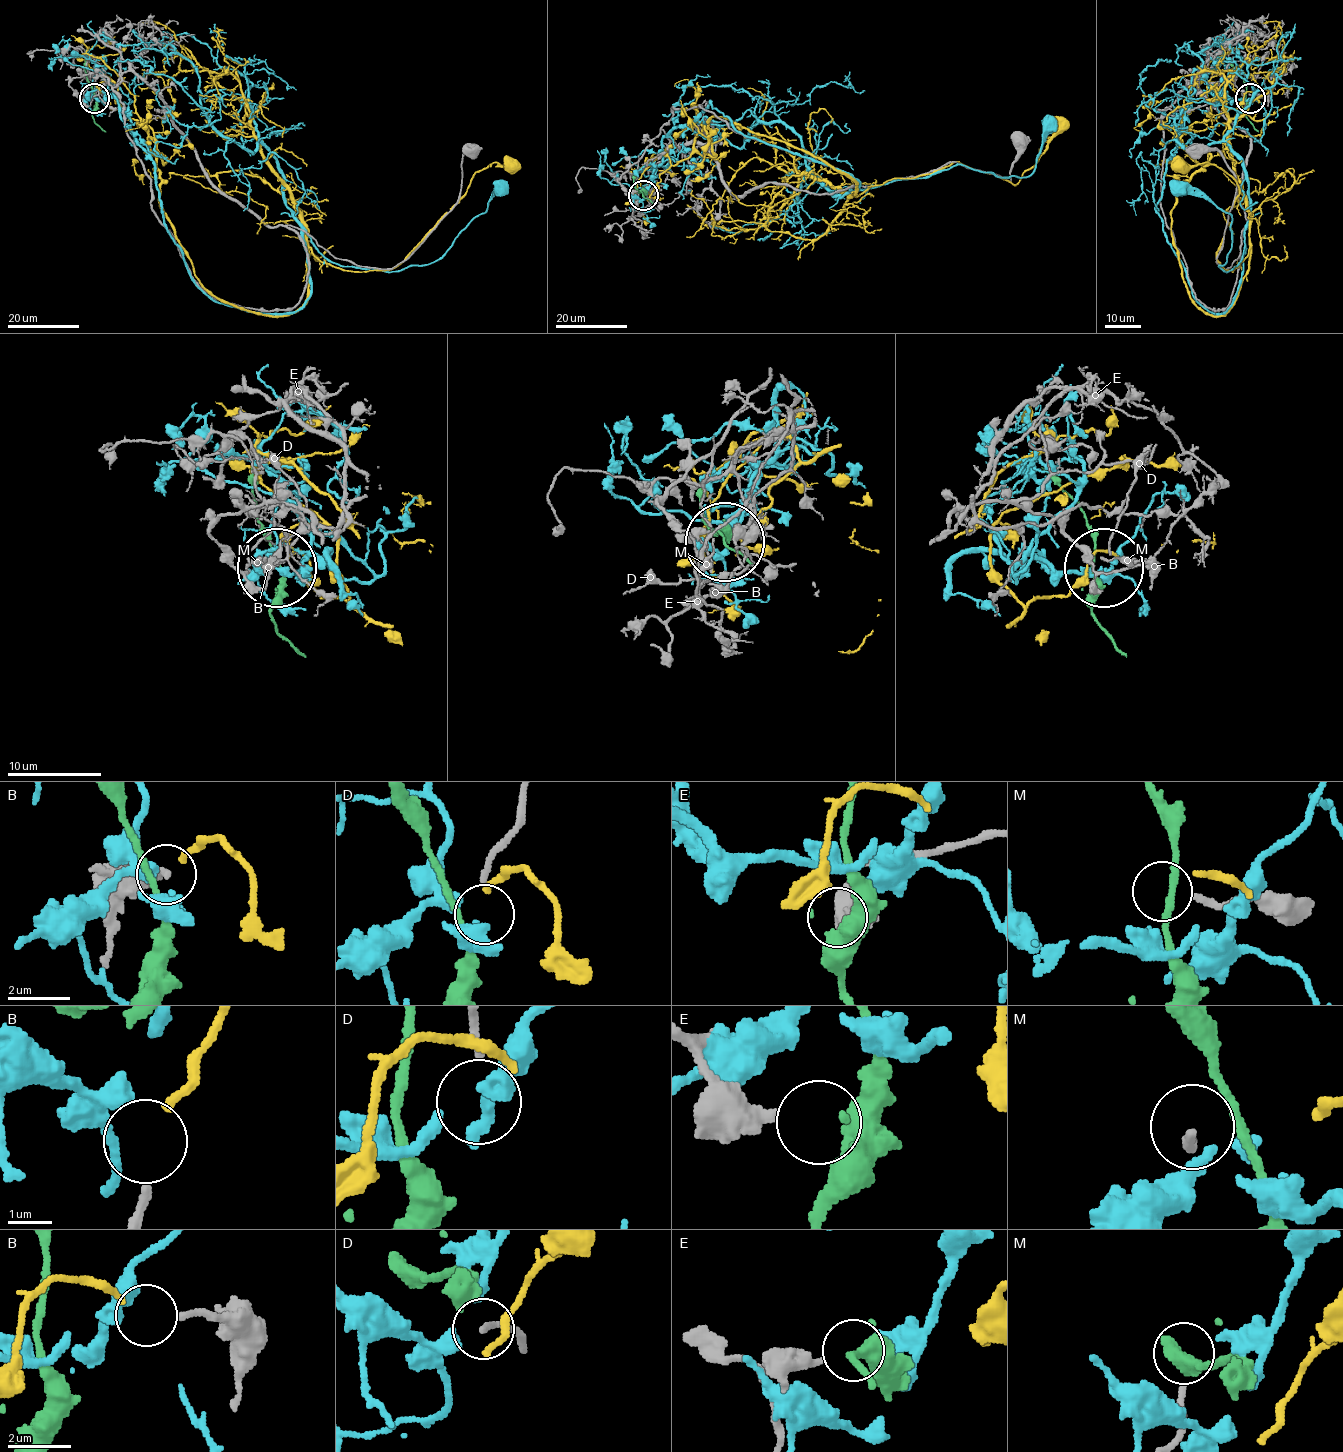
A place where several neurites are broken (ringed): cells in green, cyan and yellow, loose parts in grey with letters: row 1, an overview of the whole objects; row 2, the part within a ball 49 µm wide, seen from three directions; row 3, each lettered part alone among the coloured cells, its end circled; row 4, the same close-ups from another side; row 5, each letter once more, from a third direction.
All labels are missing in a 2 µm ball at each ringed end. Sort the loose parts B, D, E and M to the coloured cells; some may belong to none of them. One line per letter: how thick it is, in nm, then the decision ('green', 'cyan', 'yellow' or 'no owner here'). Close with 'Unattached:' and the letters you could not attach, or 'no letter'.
B: calibre 200 nm; yellow
D: calibre 200 nm; cyan
E: calibre 440 nm; green
M: calibre 200 nm; no owner here
Unattached: M

